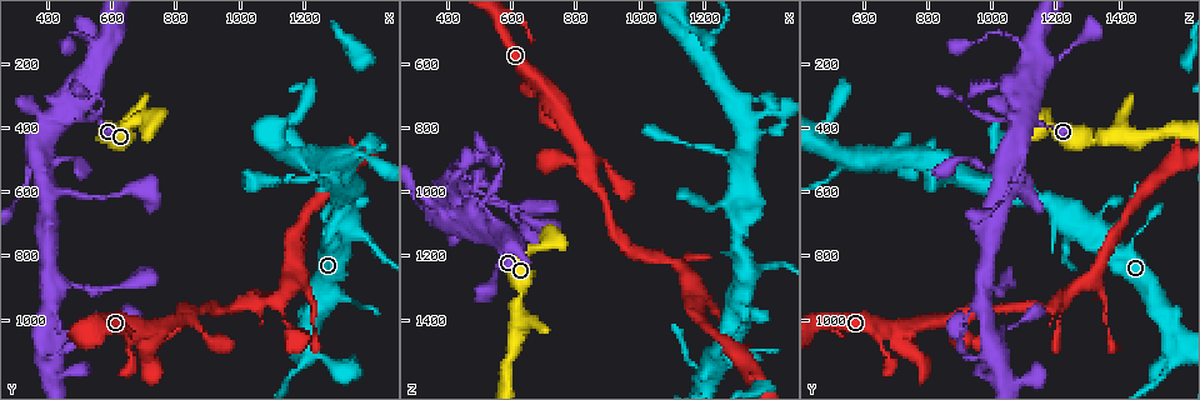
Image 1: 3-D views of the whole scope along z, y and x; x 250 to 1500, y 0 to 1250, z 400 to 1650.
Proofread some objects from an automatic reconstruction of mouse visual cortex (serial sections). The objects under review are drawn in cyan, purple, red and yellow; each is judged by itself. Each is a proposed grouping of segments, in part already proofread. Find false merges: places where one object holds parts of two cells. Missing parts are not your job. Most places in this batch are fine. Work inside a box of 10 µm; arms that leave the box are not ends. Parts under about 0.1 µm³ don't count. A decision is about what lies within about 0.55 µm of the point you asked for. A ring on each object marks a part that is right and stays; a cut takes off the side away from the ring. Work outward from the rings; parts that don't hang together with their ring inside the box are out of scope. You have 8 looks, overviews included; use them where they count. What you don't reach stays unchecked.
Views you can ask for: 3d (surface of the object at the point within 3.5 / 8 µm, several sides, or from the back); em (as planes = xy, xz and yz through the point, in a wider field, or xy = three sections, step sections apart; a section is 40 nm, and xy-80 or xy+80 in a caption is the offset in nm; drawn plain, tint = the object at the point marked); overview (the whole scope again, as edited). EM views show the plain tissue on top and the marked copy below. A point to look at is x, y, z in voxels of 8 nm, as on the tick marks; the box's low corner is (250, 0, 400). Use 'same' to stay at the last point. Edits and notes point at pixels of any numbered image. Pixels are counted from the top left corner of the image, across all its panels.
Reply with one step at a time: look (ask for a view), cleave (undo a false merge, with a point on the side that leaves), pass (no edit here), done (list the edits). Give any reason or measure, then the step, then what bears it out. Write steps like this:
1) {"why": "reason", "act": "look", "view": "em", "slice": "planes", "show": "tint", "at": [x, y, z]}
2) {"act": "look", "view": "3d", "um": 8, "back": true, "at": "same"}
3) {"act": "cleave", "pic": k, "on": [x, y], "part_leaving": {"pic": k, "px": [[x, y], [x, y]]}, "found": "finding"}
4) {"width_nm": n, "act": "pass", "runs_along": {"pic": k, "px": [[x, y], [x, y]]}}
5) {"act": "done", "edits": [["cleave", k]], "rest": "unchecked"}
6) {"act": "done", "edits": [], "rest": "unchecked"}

{"why": "abrupt turn", "act": "look", "view": "3d", "um": 3.5, "at": [710, 380, 1160]}

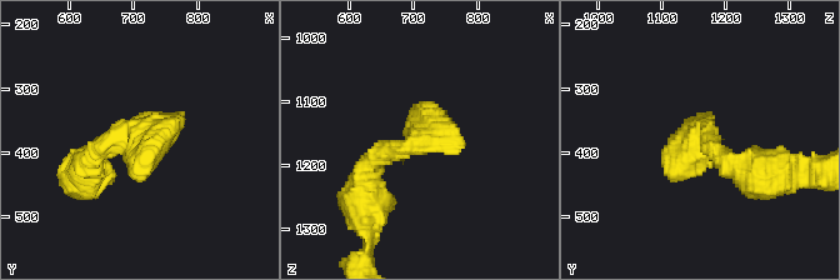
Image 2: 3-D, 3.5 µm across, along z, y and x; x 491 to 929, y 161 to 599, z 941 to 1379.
{"why": "need the tissue", "act": "look", "view": "em", "slice": "xy", "step": 5, "show": "tint", "at": [710, 370, 1165]}

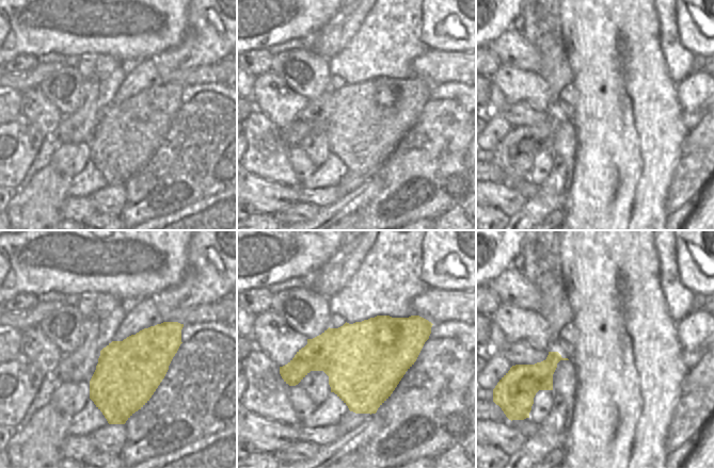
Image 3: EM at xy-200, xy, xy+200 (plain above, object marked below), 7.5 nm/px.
{"act": "pass", "runs_along": {"pic": 2, "px": [[365, 195], [369, 164], [423, 135], [415, 106]]}, "found": "one cell here"}

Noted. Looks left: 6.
{"why": "small branch off a trunk", "act": "look", "view": "3d", "um": 3.5, "at": [350, 510, 1110]}

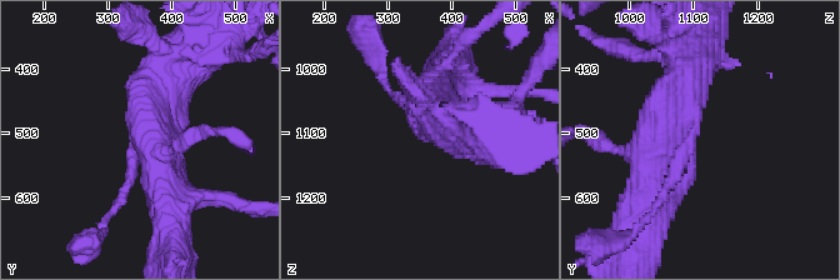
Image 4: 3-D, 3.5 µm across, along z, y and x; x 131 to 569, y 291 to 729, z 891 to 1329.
{"act": "look", "view": "em", "slice": "xy", "step": 2, "show": "tint", "at": [350, 500, 1105]}

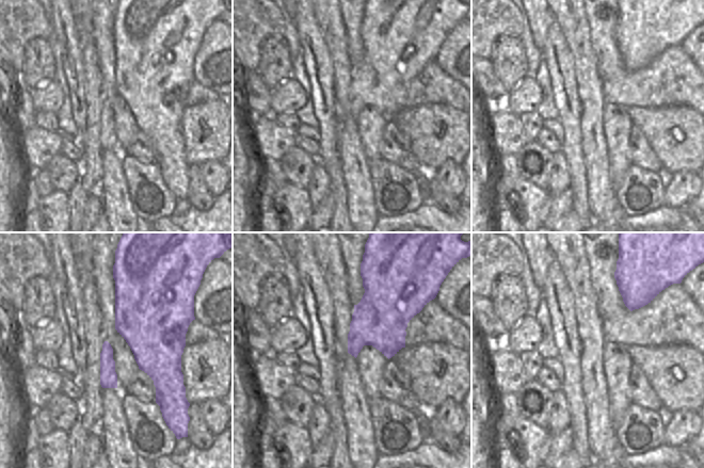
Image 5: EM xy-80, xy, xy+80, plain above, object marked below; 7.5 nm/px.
{"act": "pass", "runs_along": {"pic": 4, "px": [[178, 65], [135, 138], [120, 203]]}, "found": "continuous, no second cell"}

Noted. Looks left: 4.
{"why": "calibre changes", "act": "look", "view": "3d", "um": 8, "at": [1260, 1120, 1550]}

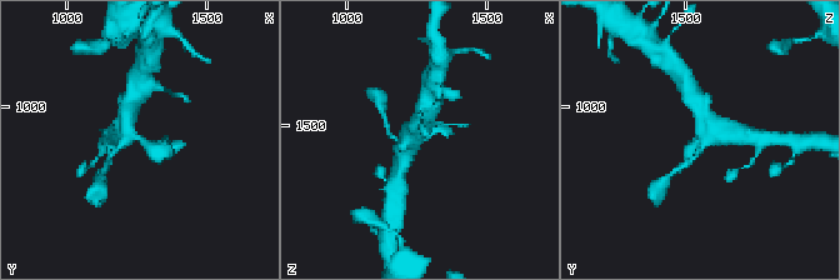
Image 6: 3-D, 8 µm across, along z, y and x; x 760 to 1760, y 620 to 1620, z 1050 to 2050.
{"act": "look", "view": "em", "slice": "xy", "step": 2, "show": "tint", "at": "same"}

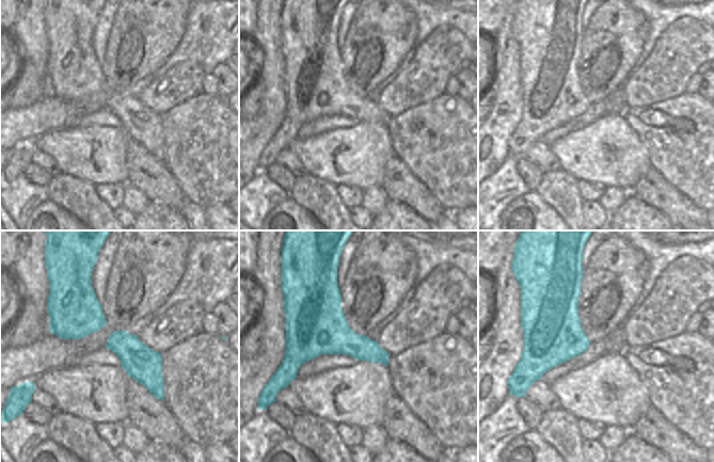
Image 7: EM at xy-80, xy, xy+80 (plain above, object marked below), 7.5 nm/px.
{"act": "pass", "runs_along": {"pic": 6, "px": [[126, 114], [126, 136], [169, 154]]}, "found": "continuous, no second cell"}

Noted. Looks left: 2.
{"act": "done", "edits": [], "rest": "unchecked"}

